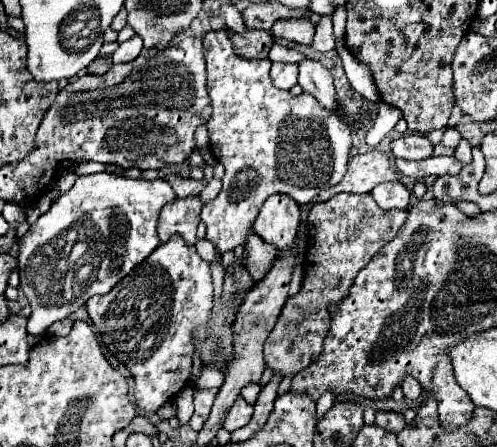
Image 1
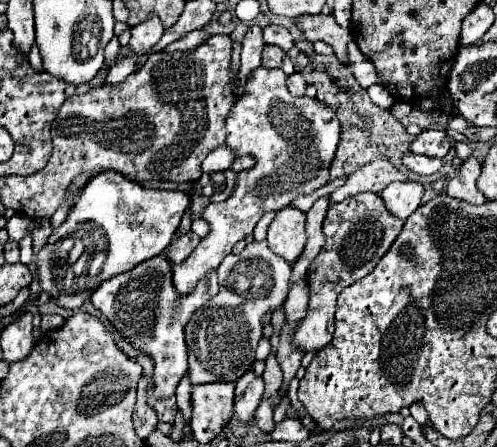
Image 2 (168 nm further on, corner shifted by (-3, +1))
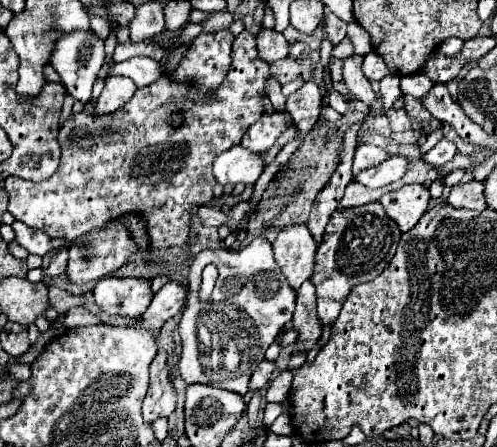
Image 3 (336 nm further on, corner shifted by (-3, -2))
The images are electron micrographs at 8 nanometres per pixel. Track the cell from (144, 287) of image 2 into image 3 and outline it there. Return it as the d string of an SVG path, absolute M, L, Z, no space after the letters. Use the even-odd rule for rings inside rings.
M104 277L96 285L96 305L108 315L140 319L152 301L152 281L144 277Z

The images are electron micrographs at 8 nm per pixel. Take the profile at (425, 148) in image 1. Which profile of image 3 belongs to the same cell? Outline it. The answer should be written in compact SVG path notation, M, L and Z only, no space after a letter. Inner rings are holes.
M440 139L428 153L422 155L422 159L434 167L440 167L444 163L448 163L456 153L456 145L448 139Z

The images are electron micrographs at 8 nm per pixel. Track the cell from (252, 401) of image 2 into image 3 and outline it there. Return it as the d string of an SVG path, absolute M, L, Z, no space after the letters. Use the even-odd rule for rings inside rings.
M266 359L262 363L258 363L256 371L250 377L250 391L260 391L262 387L266 387L270 377L272 377L272 373L274 373L274 363L270 363Z

